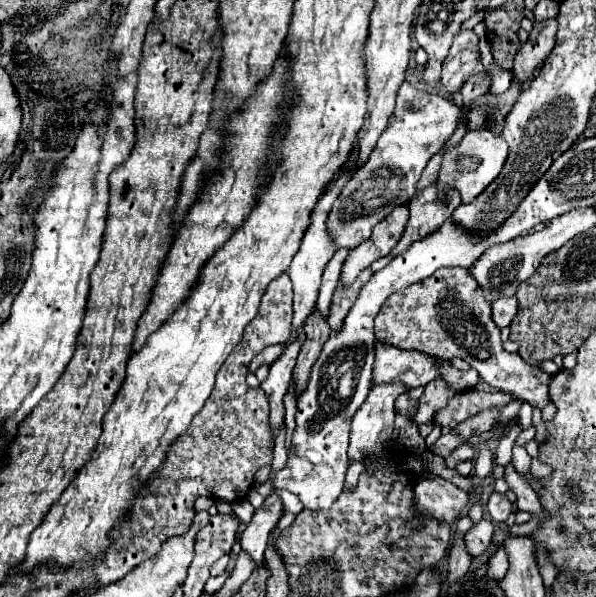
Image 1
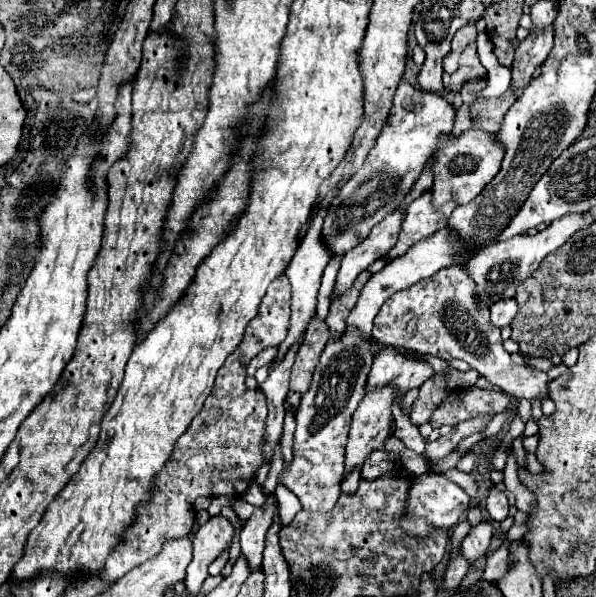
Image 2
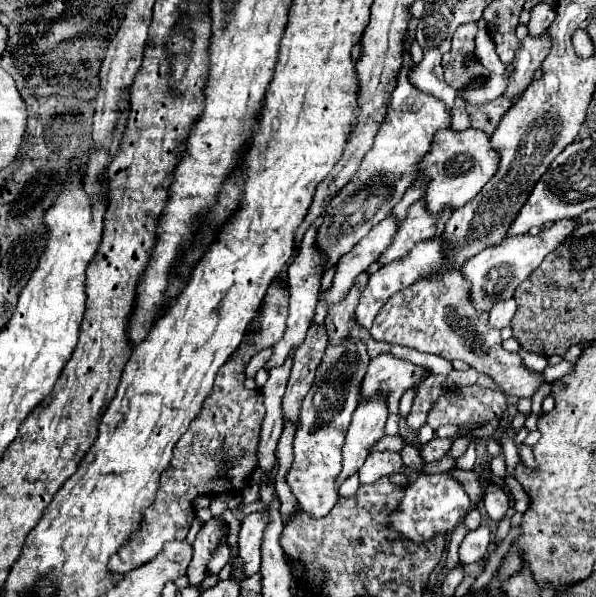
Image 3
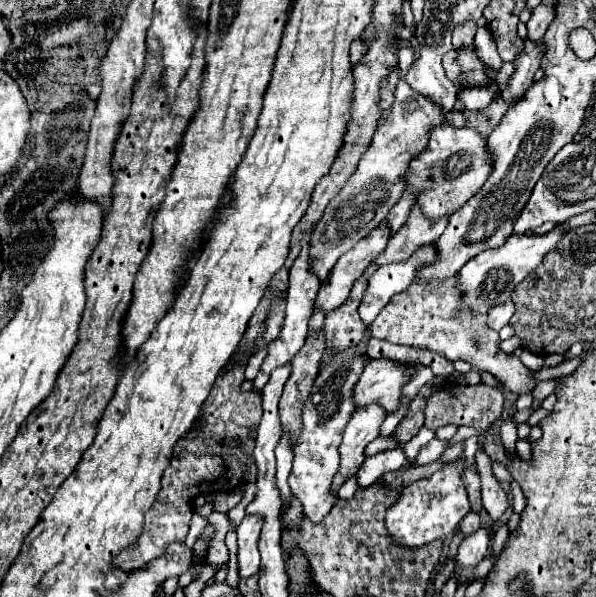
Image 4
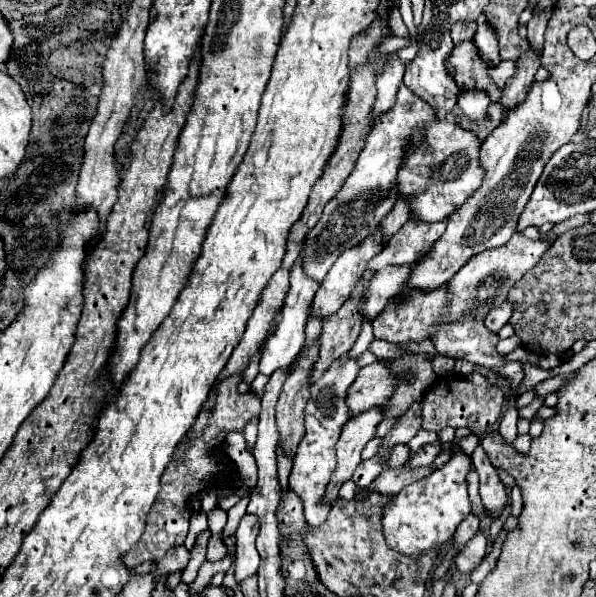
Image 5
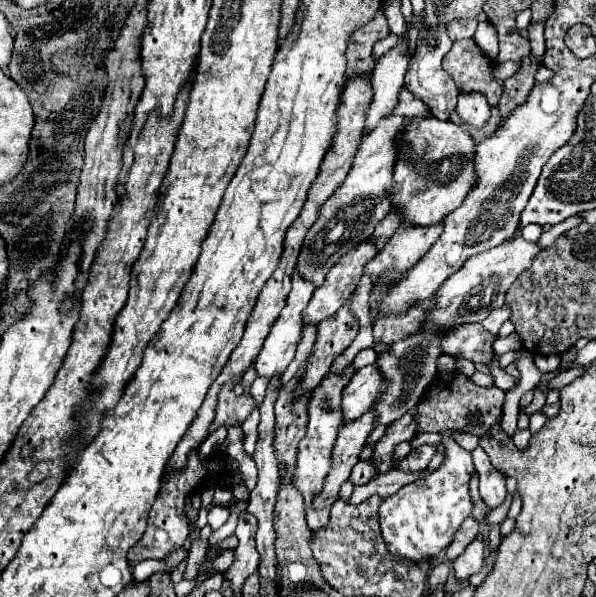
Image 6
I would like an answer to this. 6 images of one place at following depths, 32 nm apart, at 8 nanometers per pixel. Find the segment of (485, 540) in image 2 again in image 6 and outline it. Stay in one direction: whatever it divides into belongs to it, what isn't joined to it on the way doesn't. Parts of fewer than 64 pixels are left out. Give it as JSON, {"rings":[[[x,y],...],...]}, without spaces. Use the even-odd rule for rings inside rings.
{"rings":[[[476,536],[468,548],[452,562],[452,568],[454,568],[454,574],[458,578],[470,578],[472,574],[476,574],[482,564],[484,564],[484,554],[486,554],[486,542],[482,536]]]}

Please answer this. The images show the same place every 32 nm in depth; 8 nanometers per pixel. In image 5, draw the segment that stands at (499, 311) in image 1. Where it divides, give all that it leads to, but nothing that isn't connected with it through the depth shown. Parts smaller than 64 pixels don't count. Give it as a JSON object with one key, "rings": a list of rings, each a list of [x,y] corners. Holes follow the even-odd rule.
{"rings":[[[504,302],[502,306],[492,308],[492,310],[488,312],[488,316],[486,316],[484,322],[486,322],[488,330],[498,332],[498,330],[510,320],[510,316],[512,316],[512,304],[510,304],[510,302]]]}

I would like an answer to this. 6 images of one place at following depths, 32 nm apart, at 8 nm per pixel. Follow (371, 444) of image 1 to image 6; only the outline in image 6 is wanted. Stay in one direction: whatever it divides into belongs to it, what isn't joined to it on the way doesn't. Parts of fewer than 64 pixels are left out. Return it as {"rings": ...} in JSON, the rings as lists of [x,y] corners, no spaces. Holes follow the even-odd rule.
{"rings":[[[368,410],[354,422],[348,422],[340,428],[340,434],[334,446],[334,456],[332,456],[334,464],[324,482],[324,490],[316,496],[316,502],[314,502],[316,508],[330,508],[334,500],[338,500],[338,490],[342,482],[350,478],[352,468],[358,464],[360,452],[366,446],[366,440],[374,430],[376,420],[378,420],[378,414],[374,410]]]}

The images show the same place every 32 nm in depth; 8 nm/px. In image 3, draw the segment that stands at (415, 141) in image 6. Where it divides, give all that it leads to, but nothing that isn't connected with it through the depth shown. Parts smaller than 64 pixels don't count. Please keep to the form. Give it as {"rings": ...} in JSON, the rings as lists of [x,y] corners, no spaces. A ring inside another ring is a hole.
{"rings":[[[468,128],[464,132],[440,130],[440,134],[434,138],[432,150],[424,156],[424,162],[420,164],[420,176],[430,178],[430,184],[424,190],[424,198],[428,200],[428,210],[432,214],[438,214],[446,206],[456,210],[466,202],[470,202],[484,188],[484,184],[496,174],[498,162],[500,154],[490,144],[486,132],[476,128]]]}

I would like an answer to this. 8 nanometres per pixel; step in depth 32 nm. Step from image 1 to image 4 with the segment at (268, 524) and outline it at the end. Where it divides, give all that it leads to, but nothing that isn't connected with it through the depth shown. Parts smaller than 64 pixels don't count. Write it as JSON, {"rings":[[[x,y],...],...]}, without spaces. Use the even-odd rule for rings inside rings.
{"rings":[[[248,514],[238,526],[238,576],[240,578],[254,576],[260,570],[258,540],[260,540],[262,524],[264,524],[262,516]]]}

